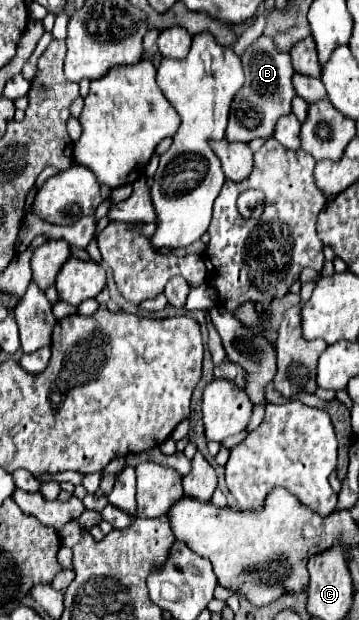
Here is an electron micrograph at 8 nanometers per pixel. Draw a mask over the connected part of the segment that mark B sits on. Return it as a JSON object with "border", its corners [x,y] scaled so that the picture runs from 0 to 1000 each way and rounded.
{"border":[[[727,55],[699,74],[682,77],[682,84],[671,87],[671,100],[682,113],[682,135],[666,145],[666,152],[649,158],[627,223],[699,229],[705,223],[721,223],[721,219],[755,219],[772,194],[788,184],[811,181],[811,161],[822,155],[811,126],[822,119],[822,110],[811,103],[811,90],[794,84],[777,84],[766,77],[760,61],[738,55]]]}

